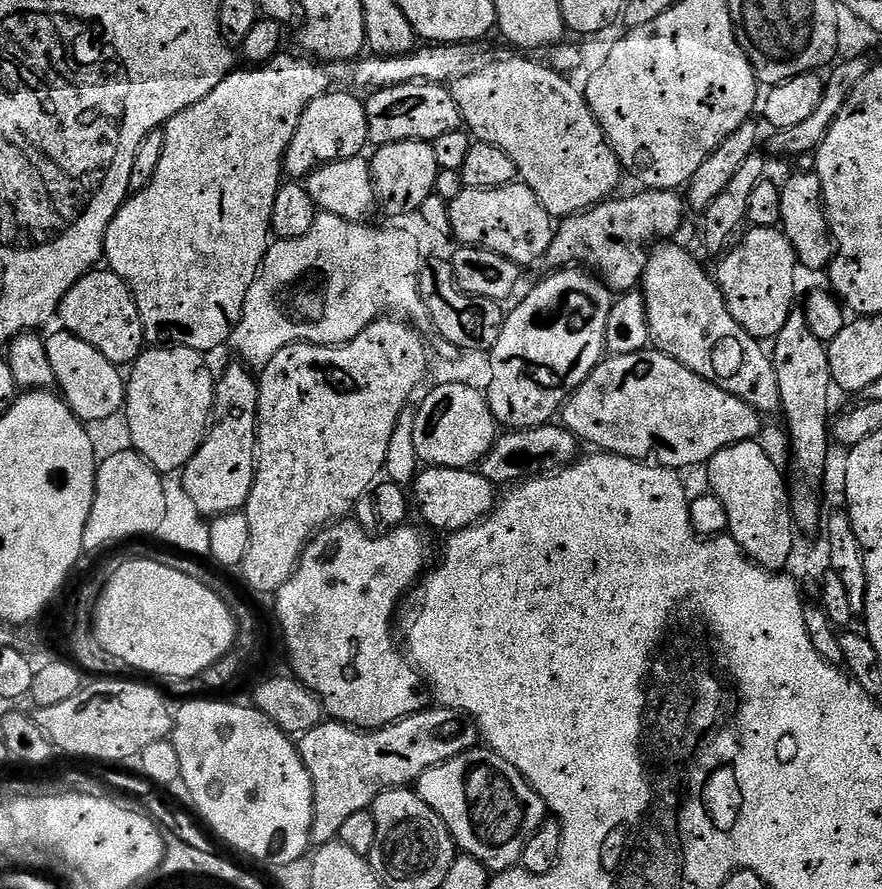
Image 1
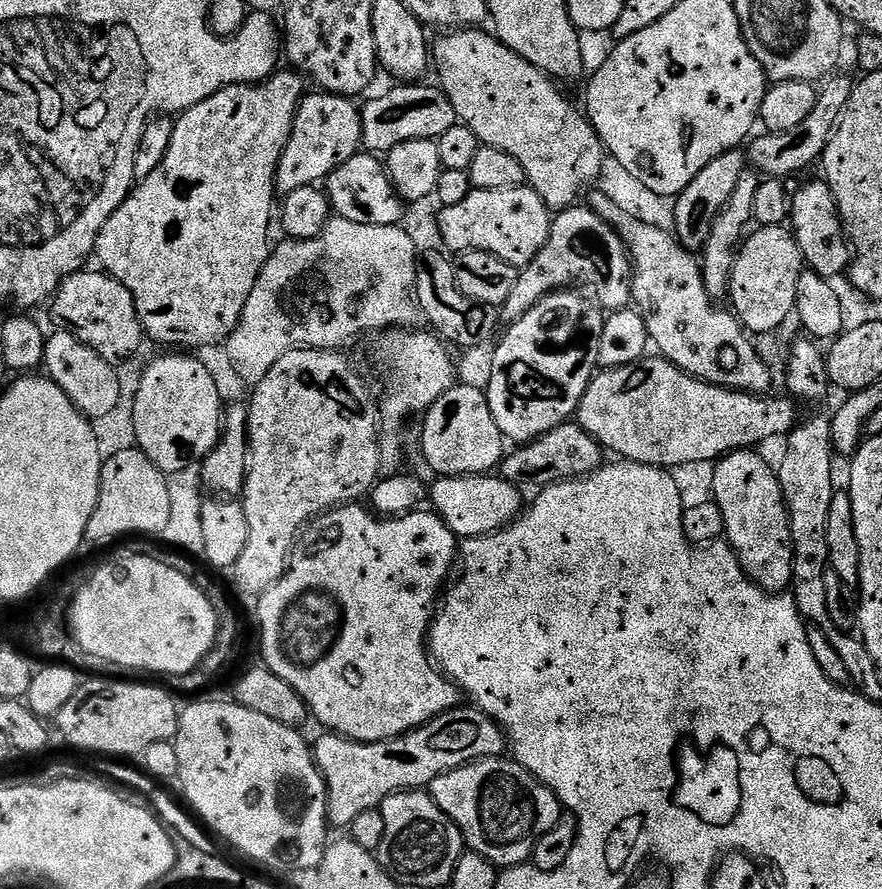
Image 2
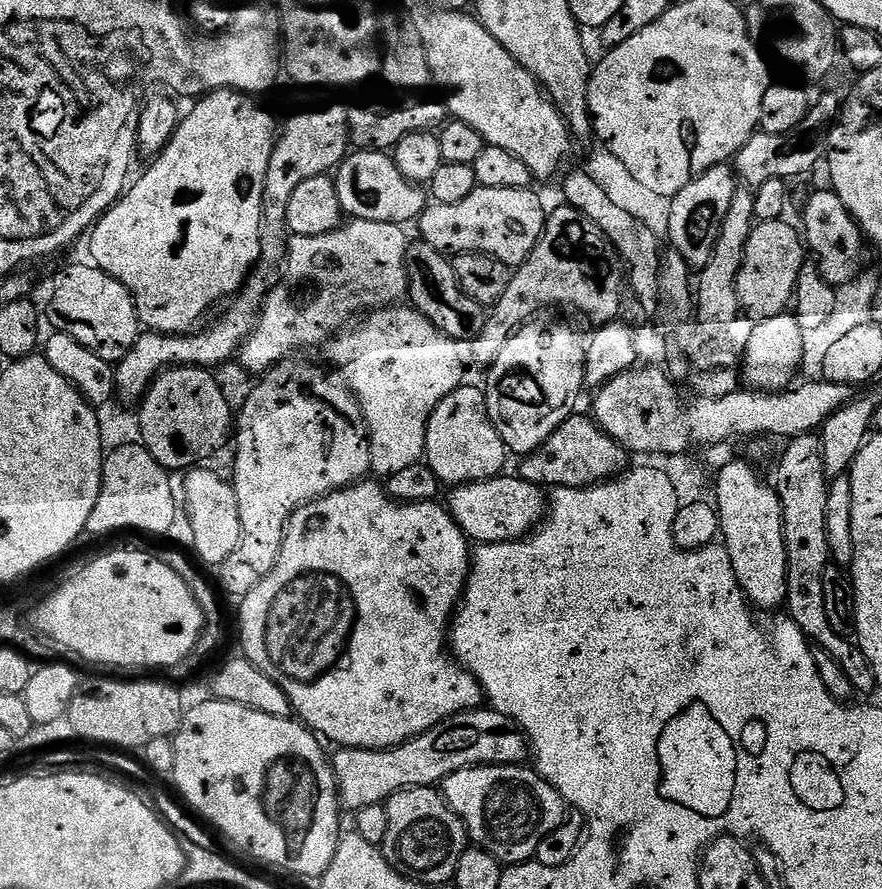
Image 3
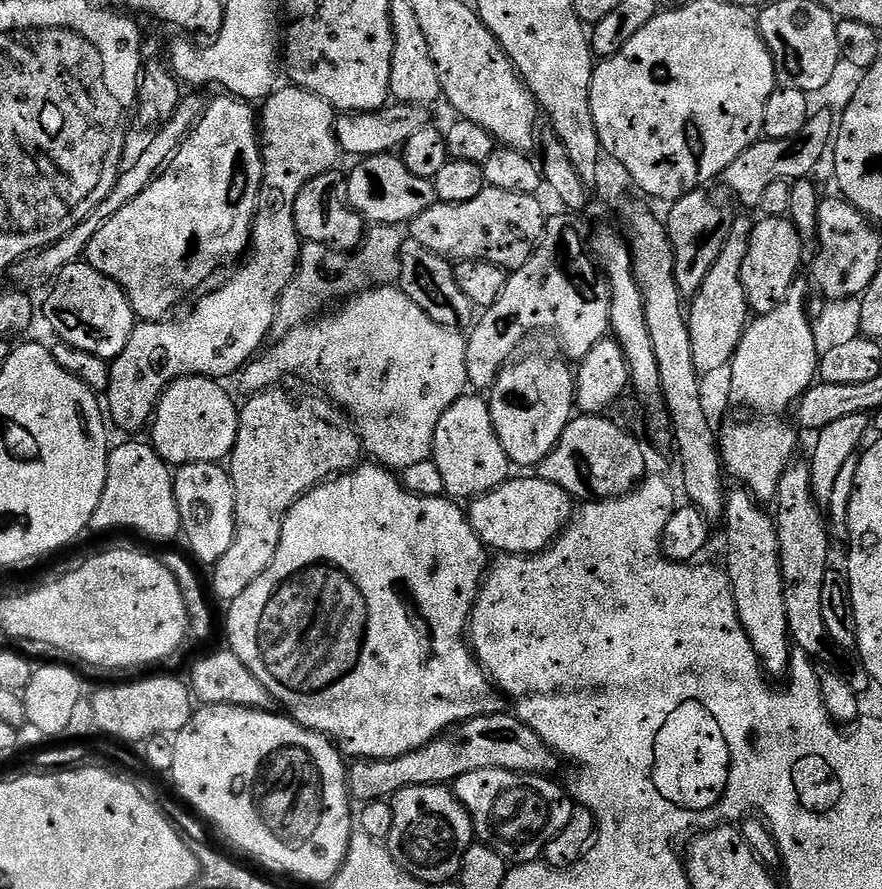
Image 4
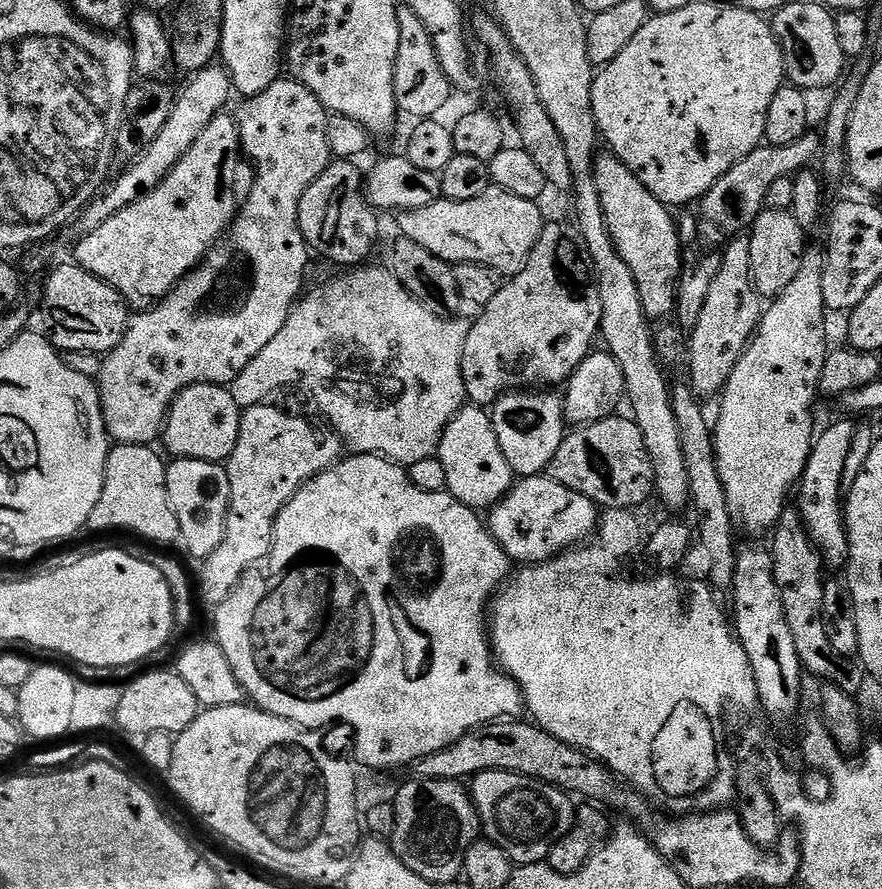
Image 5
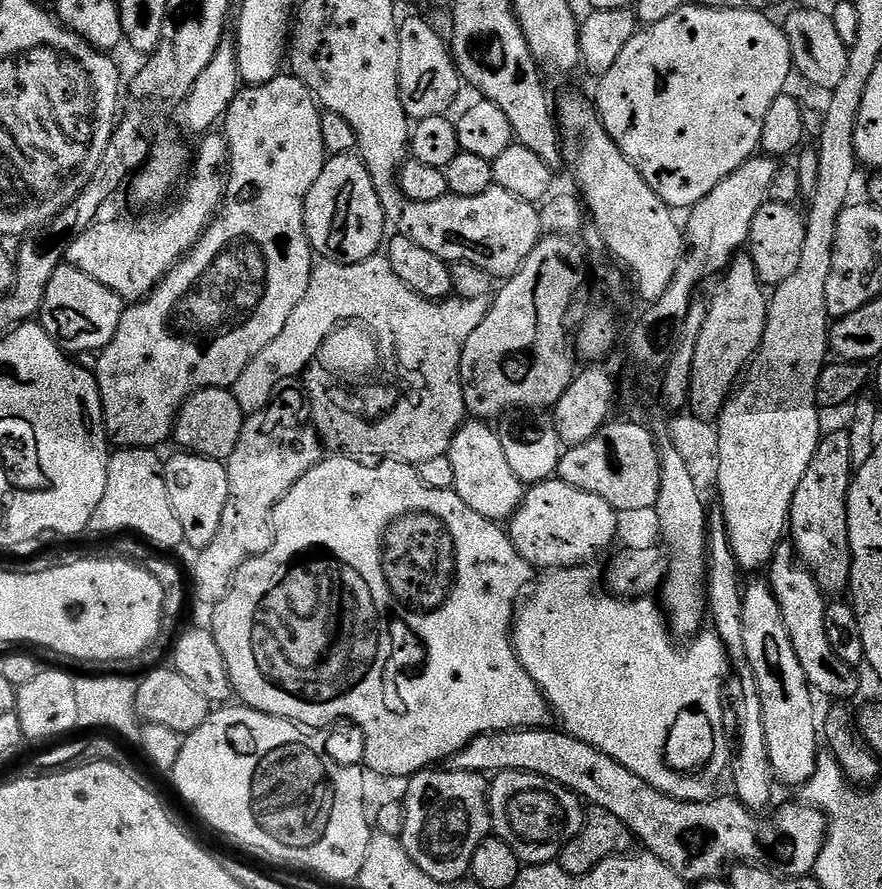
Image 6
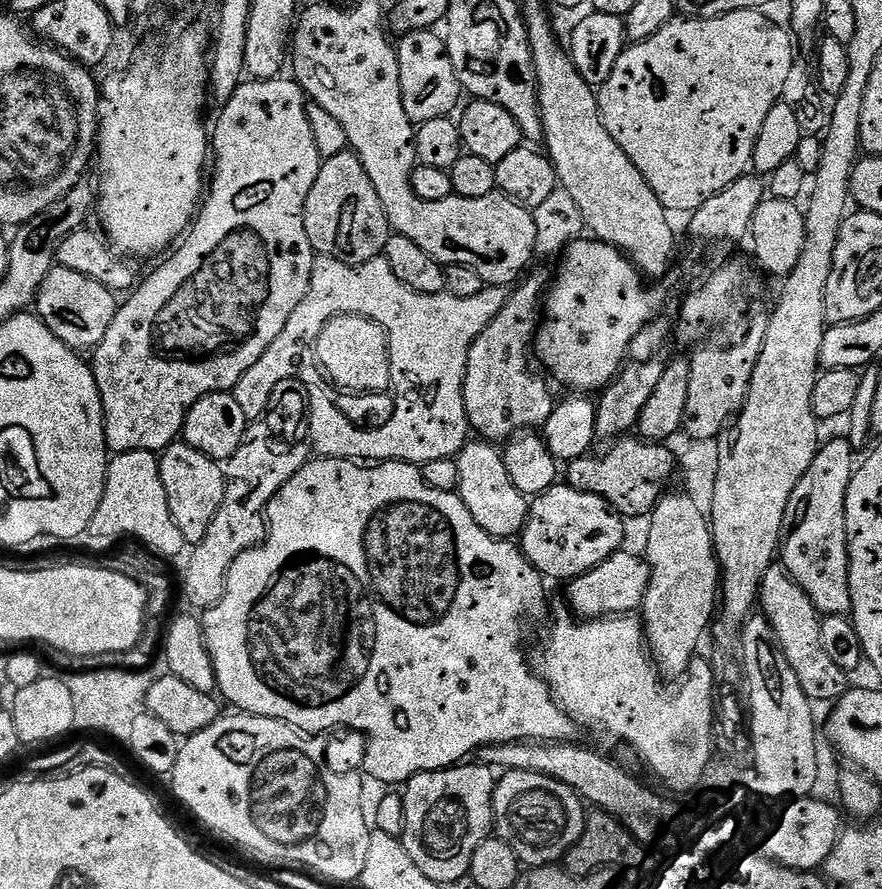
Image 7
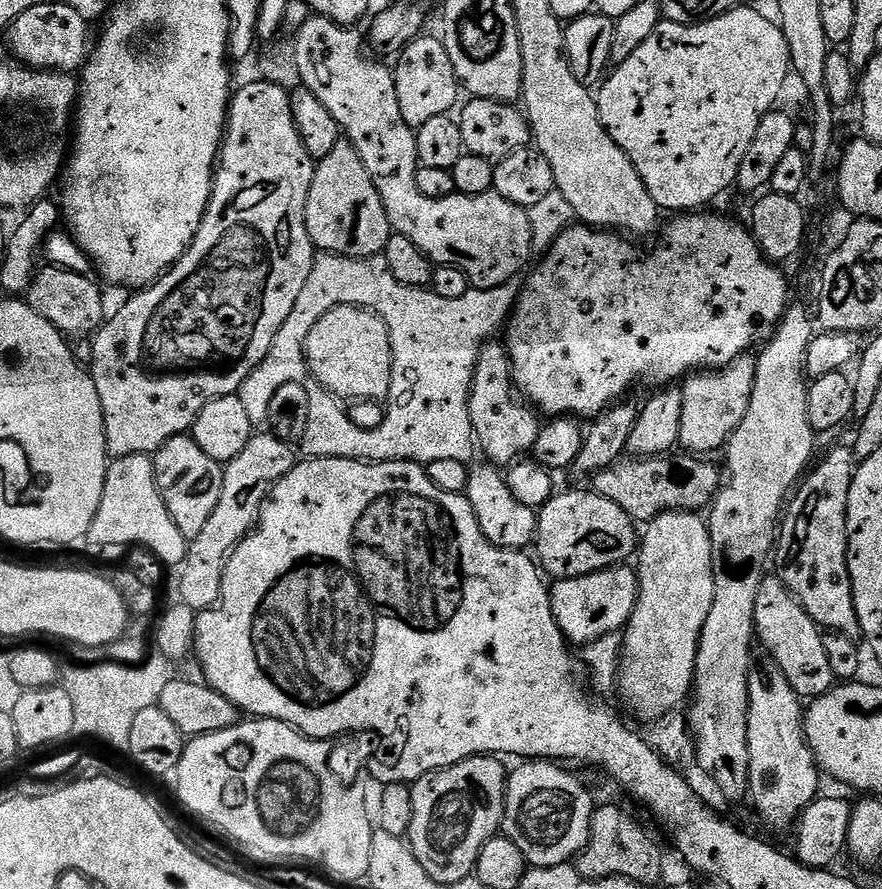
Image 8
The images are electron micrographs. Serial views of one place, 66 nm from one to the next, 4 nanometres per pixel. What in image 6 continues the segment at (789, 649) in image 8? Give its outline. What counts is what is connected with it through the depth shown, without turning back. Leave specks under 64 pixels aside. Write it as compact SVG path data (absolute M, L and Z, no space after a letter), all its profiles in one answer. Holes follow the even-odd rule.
M782 542L778 545L776 553L772 555L771 564L767 565L766 579L778 602L778 610L782 610L782 622L790 634L790 642L794 642L794 654L798 662L802 662L802 670L808 679L809 689L813 693L821 692L822 695L829 696L829 701L848 702L860 688L860 680L856 677L857 669L851 668L846 662L842 662L842 658L838 658L838 654L834 654L834 646L830 646L830 638L826 638L826 593L818 586L812 573L800 563L796 549L791 543Z

